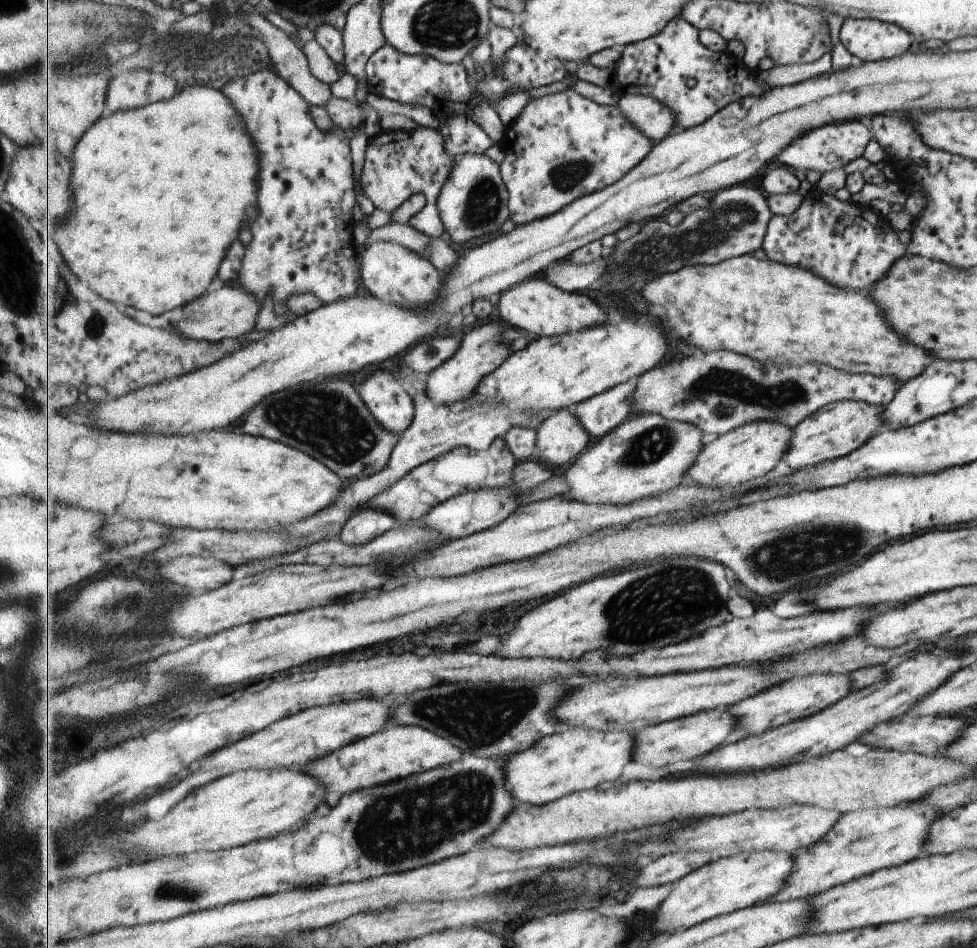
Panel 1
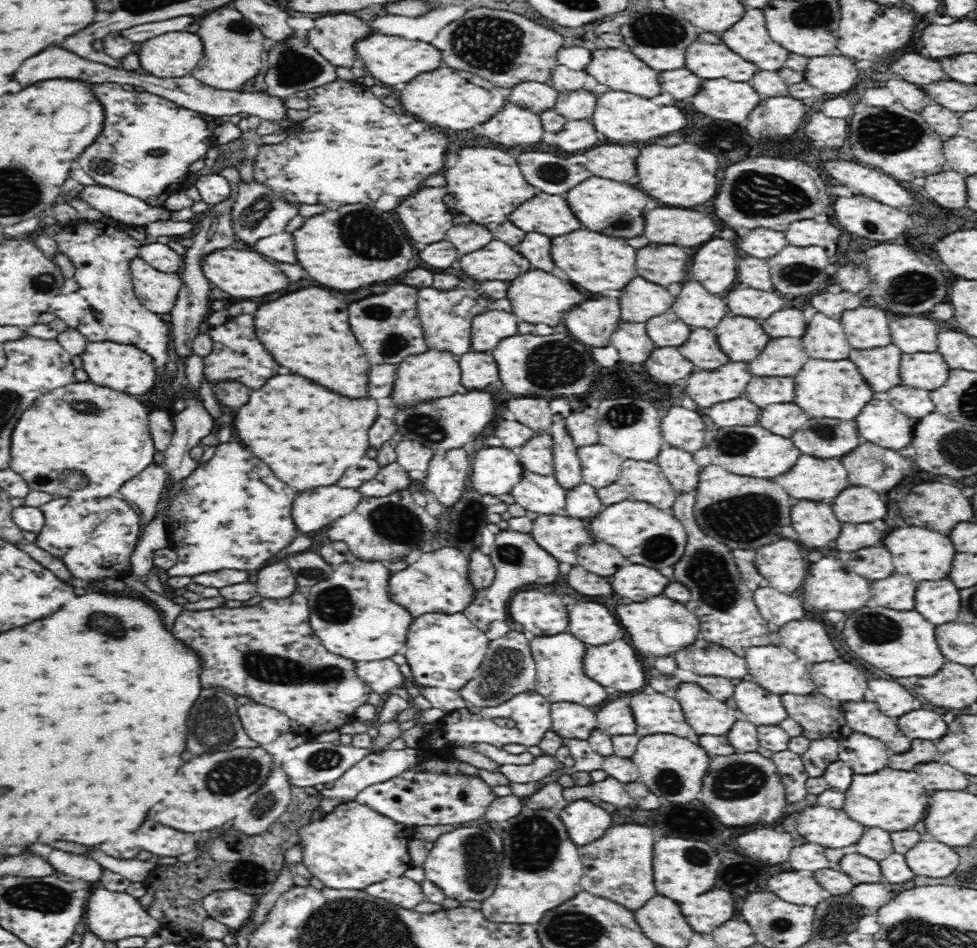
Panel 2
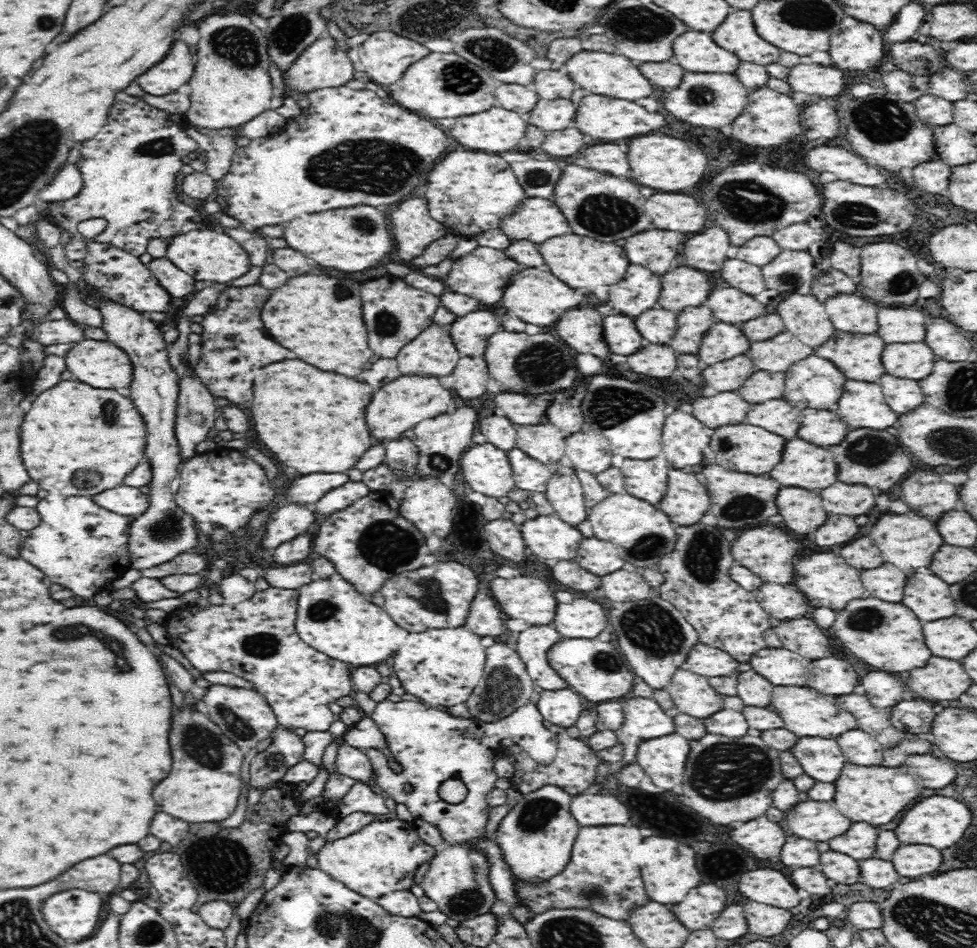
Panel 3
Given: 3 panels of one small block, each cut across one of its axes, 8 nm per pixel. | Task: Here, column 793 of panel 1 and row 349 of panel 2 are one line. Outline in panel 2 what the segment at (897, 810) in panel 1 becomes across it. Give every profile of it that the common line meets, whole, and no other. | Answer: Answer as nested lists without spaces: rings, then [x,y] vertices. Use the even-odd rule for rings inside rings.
[[[894,344],[884,348],[850,351],[849,359],[861,370],[870,388],[878,395],[903,384],[900,376],[903,352]]]

